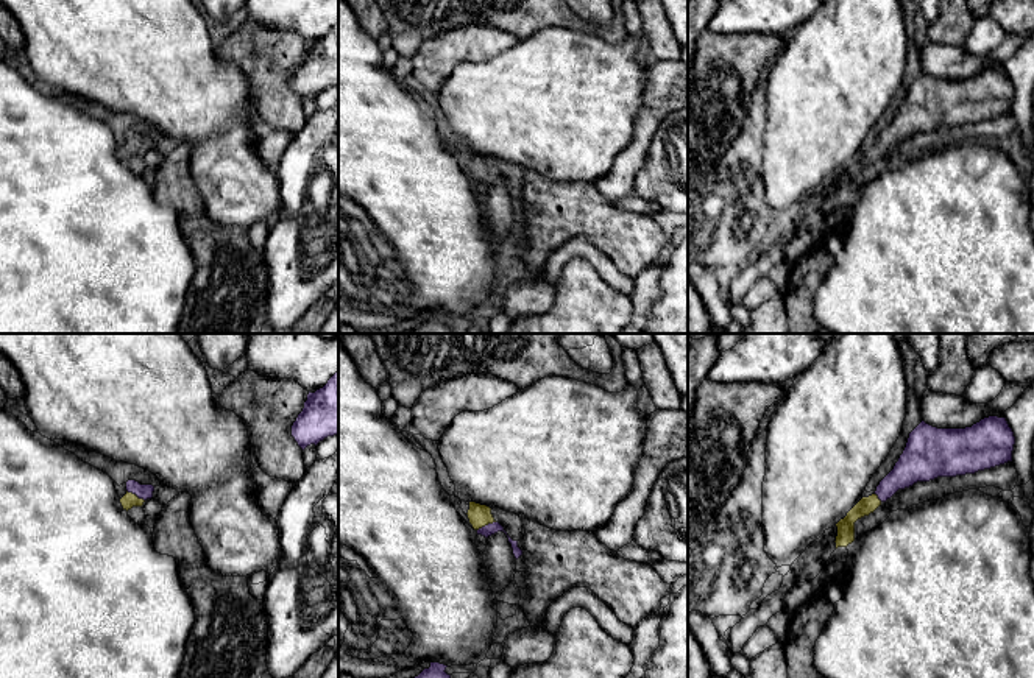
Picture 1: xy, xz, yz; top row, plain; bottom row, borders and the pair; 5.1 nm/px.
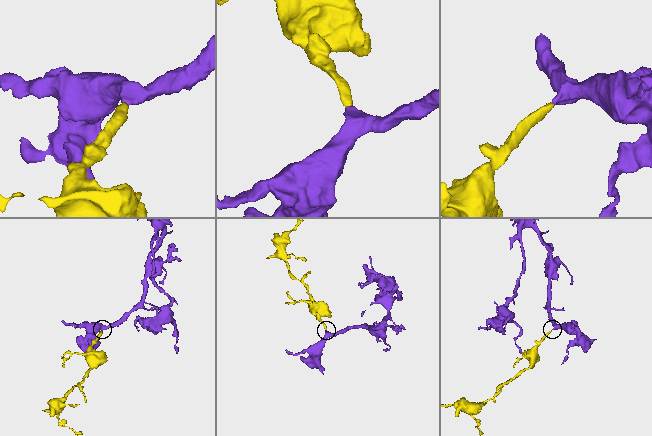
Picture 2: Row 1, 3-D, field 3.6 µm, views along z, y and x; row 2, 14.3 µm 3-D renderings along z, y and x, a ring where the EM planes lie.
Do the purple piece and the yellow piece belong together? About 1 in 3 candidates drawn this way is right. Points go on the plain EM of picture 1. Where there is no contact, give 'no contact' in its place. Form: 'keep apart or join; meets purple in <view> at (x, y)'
join; meets purple in xy at (136, 145)

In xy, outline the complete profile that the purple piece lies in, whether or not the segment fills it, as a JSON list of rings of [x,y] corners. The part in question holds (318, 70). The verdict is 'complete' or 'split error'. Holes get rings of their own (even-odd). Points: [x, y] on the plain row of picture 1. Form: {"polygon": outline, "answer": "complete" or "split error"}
{"polygon": [[[338,22],[323,39],[309,42],[304,59],[292,76],[292,87],[303,101],[334,86],[338,87]]], "answer": "complete"}

